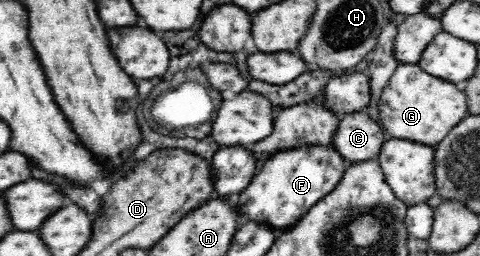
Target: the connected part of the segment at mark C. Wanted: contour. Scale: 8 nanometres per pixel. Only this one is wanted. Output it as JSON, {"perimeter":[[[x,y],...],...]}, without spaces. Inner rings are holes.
{"perimeter":[[[361,110],[340,116],[330,146],[354,164],[375,159],[383,143],[381,127]]]}

